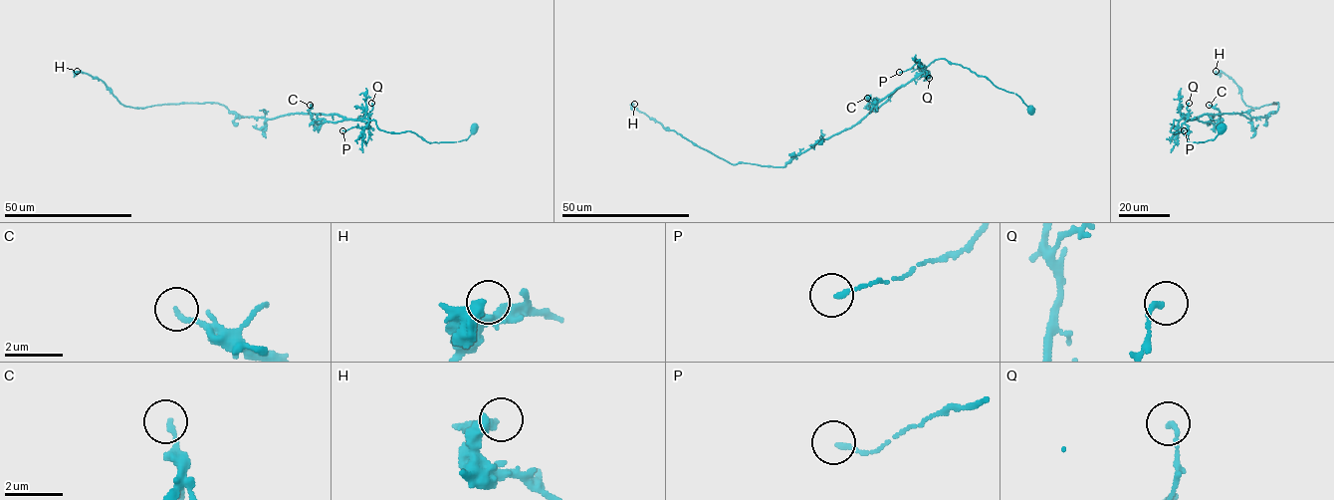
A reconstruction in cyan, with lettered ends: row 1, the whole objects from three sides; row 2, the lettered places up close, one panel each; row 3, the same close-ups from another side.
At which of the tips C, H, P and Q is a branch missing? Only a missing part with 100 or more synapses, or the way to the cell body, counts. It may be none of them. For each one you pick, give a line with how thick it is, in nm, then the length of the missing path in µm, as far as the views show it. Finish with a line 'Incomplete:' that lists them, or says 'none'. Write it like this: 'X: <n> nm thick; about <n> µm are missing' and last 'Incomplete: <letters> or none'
Incomplete: none

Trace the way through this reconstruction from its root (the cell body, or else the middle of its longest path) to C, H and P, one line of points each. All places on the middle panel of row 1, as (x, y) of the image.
C: (1031, 110), (1016, 94), (944, 59), (931, 62), (873, 108), (866, 108), (867, 98)
H: (1031, 110), (985, 77), (937, 59), (850, 127), (772, 166), (731, 164), (634, 104)
P: (1031, 110), (1016, 94), (944, 59), (937, 59), (926, 67), (916, 63), (899, 72)

